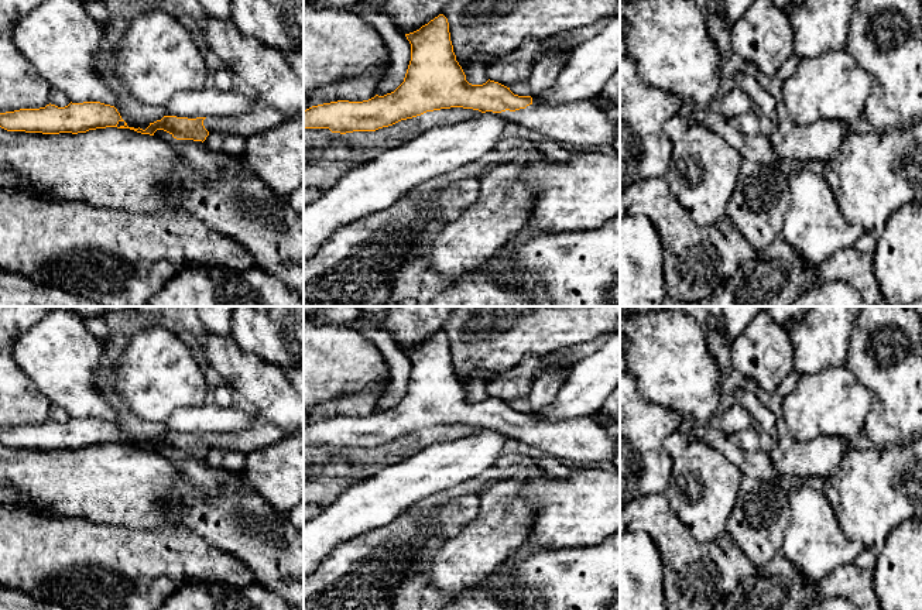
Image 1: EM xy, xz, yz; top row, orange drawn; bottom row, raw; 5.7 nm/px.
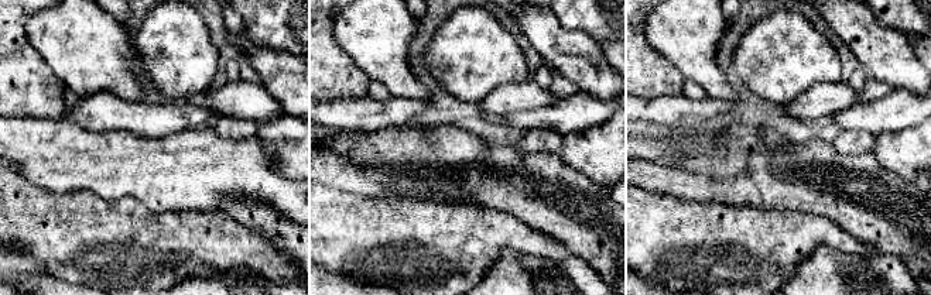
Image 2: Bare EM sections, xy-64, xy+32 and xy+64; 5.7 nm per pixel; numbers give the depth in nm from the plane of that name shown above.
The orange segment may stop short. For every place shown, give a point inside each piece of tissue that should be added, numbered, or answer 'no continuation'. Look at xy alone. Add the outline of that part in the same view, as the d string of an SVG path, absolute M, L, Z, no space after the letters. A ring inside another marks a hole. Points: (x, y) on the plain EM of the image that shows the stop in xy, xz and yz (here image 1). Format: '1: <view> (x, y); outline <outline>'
1: xy (261, 434); outline M256 415L254 425L243 432L210 432L203 436L210 448L230 448L247 455L249 452L278 443L289 436L289 431Z

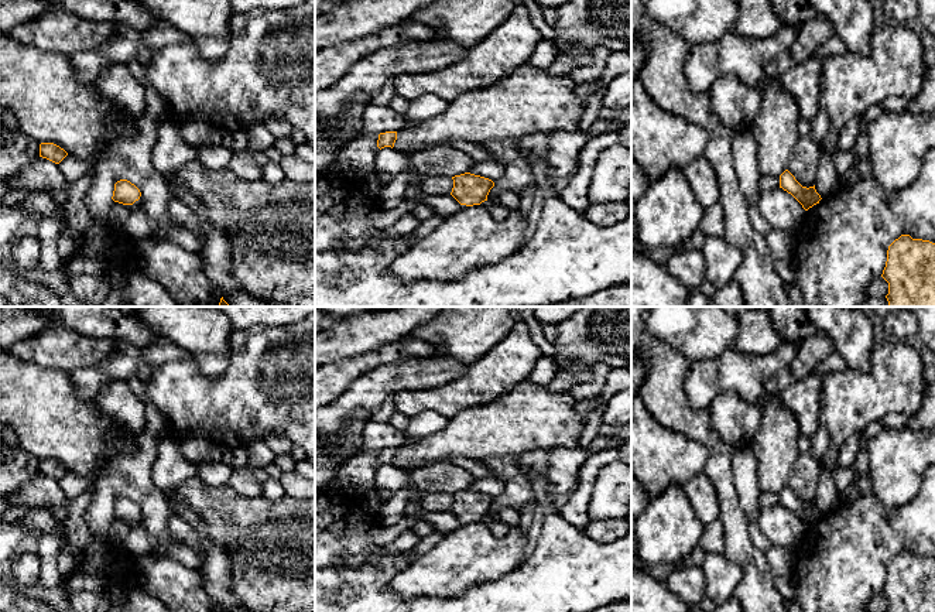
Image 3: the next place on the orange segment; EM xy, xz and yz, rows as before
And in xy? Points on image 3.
no continuation

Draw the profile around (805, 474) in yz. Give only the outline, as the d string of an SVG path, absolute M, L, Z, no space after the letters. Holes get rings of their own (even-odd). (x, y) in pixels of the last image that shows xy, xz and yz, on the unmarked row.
M799 454L788 482L788 488L802 503L814 503L821 476L818 461L809 454Z

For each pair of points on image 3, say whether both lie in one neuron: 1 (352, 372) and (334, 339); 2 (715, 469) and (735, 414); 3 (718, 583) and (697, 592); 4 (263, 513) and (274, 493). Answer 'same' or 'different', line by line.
1: different
2: different
3: different
4: different

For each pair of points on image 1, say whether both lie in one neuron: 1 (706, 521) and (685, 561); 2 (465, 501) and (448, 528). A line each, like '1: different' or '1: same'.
1: different
2: same

